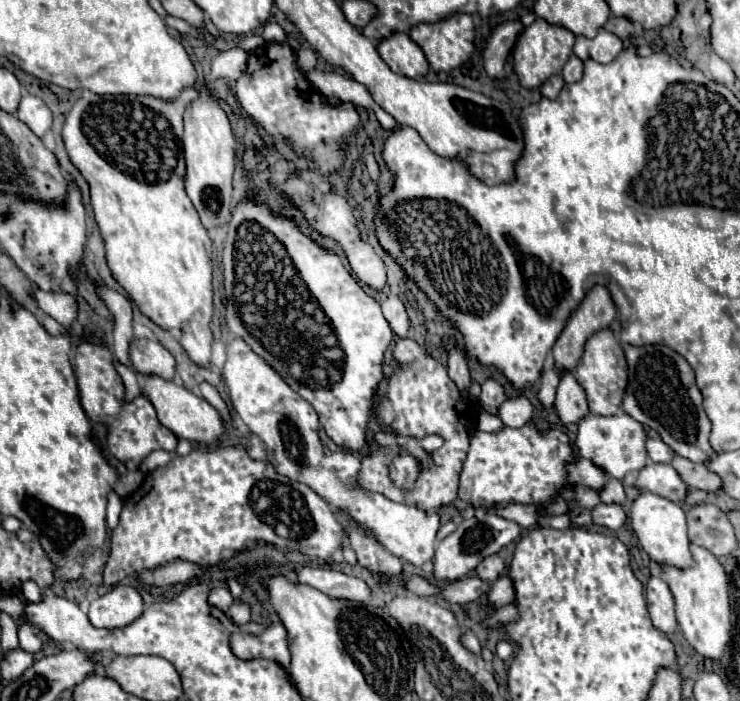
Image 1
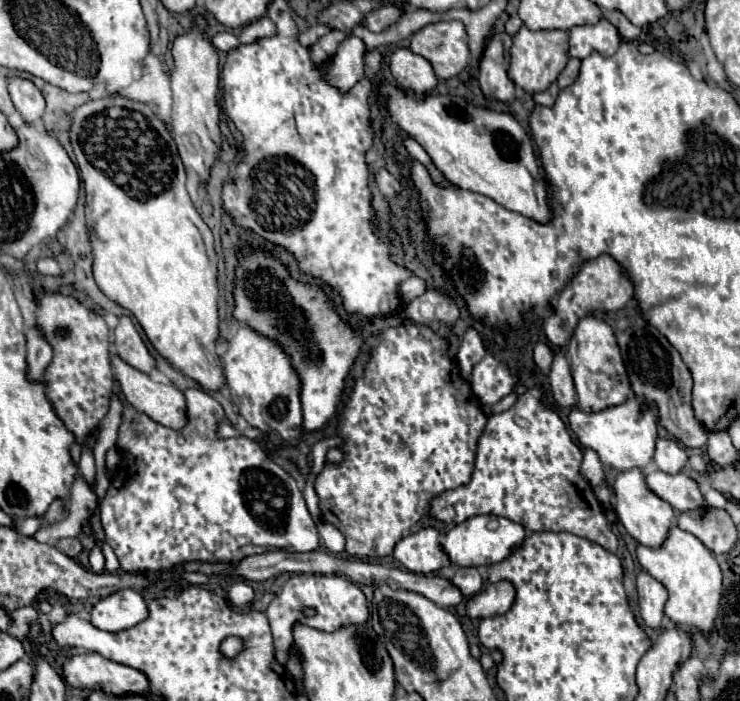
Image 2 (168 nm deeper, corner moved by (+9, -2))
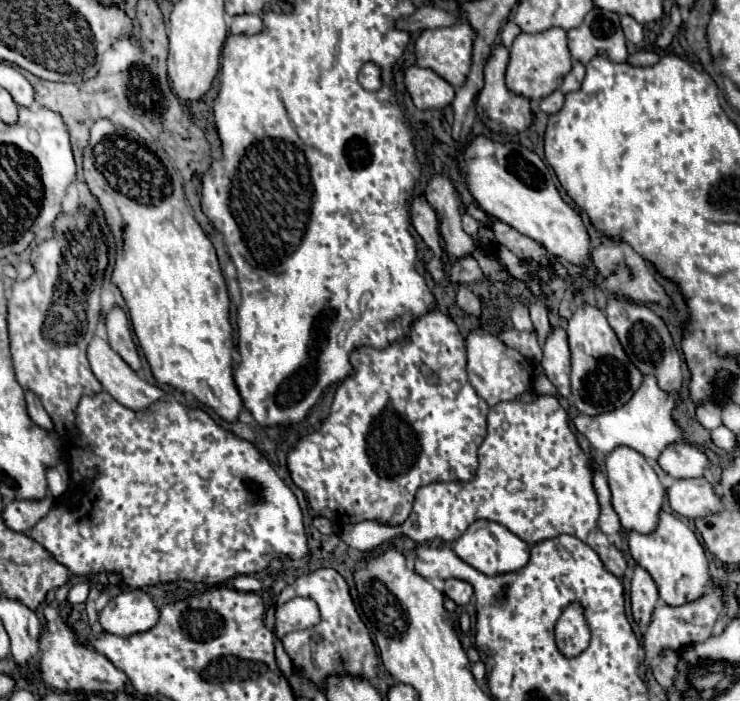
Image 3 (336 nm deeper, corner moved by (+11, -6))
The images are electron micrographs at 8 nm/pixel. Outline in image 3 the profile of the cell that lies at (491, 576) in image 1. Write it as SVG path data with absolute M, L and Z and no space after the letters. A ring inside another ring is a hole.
M450 578L450 580L444 582L444 596L450 598L450 600L454 600L458 606L468 604L470 598L472 598L472 594L474 594L472 586L468 582L464 582L464 580Z

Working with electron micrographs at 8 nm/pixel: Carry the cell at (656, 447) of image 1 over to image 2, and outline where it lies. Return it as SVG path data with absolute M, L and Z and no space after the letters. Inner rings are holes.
M672 438L658 440L656 442L656 452L654 452L654 462L662 472L676 474L686 466L688 454L686 450Z

